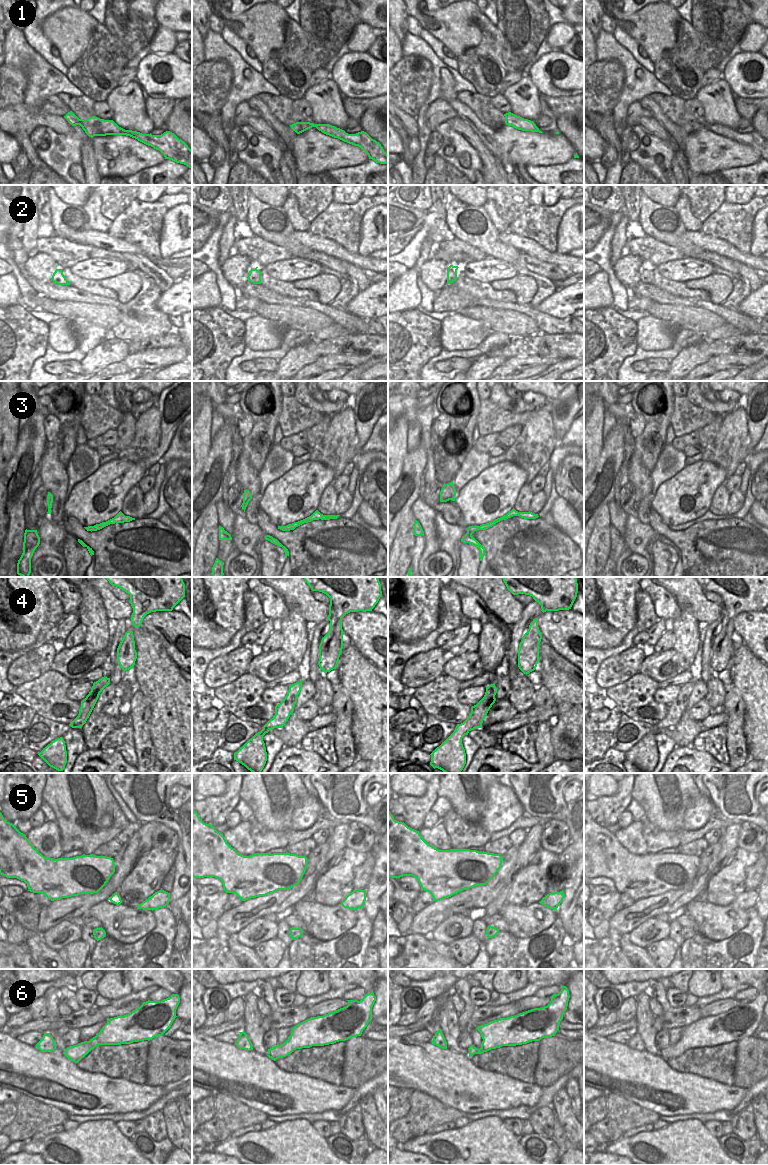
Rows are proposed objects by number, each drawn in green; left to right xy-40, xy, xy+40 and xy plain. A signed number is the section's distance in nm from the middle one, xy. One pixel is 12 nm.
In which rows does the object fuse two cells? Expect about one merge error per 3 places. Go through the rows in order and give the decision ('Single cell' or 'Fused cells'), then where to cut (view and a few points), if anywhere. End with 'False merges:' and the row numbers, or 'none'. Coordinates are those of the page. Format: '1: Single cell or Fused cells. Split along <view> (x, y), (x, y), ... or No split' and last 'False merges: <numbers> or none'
1: Single cell. No split
2: Single cell. No split
3: Single cell. No split
4: Single cell. No split
5: Single cell. No split
6: Single cell. No split
False merges: none.

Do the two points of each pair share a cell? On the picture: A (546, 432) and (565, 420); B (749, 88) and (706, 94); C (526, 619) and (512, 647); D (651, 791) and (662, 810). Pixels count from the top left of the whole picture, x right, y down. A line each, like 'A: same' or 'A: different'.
A: different
B: different
C: same
D: same

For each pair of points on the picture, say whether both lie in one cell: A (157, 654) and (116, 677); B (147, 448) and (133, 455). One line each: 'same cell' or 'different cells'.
A: different cells
B: same cell

